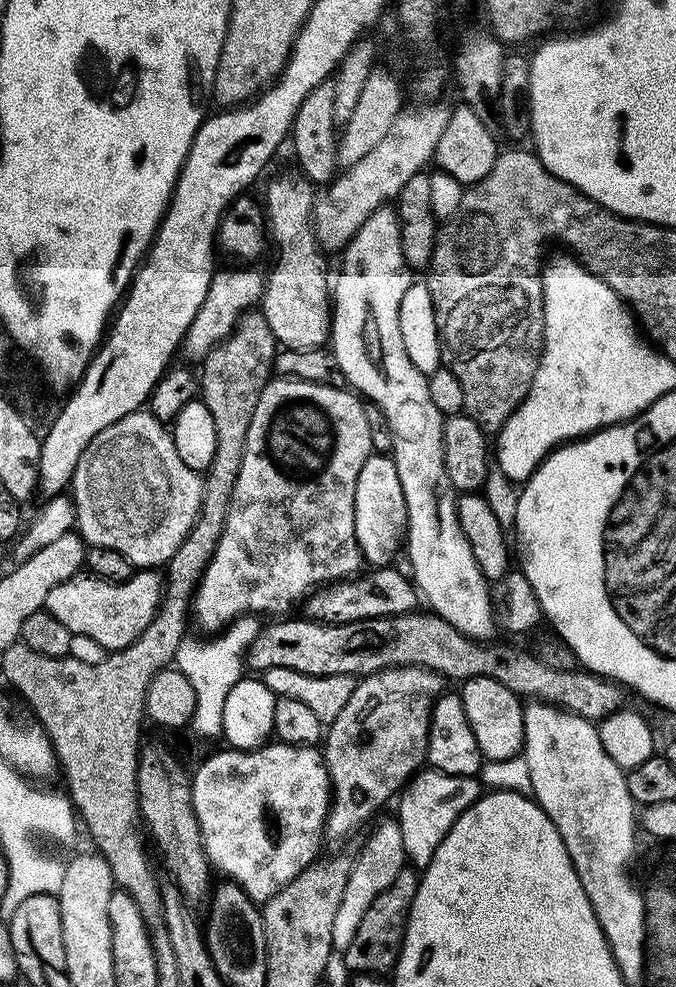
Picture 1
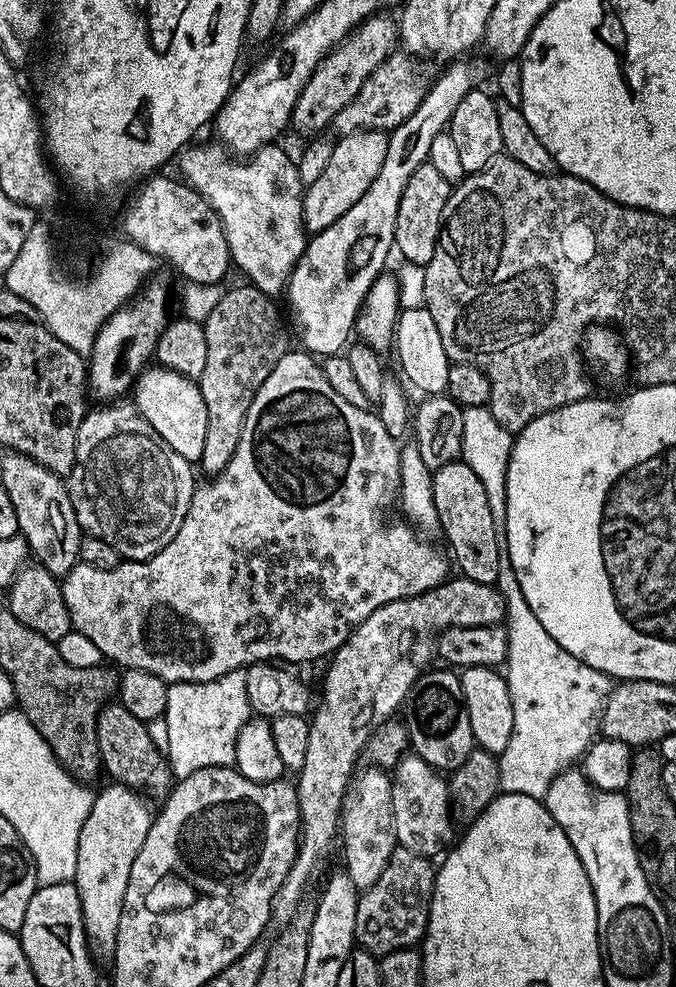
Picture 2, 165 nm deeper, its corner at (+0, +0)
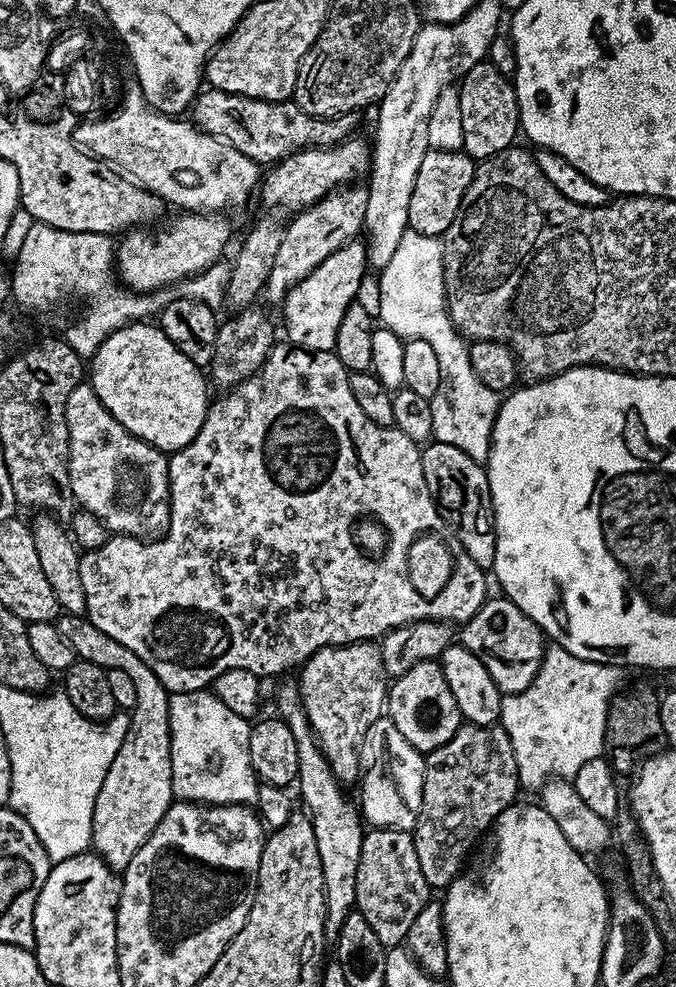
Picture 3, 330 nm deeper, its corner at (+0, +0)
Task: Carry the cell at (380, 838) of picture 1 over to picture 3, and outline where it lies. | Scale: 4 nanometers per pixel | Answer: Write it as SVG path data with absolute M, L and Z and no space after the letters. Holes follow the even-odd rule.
M372 642L359 644L336 644L323 652L315 652L299 669L300 698L303 700L304 713L312 728L317 744L332 765L332 772L341 785L355 785L362 776L362 751L366 734L372 723L383 717L388 690L389 677L384 670L384 659L379 647Z

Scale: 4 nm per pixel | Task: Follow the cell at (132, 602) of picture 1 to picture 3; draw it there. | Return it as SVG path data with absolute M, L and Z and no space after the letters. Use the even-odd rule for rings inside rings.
M289 342L273 344L272 353L268 355L263 366L249 380L243 380L235 388L225 391L221 395L224 396L221 400L213 399L208 405L208 413L202 422L202 430L198 430L196 437L186 447L179 448L168 456L168 527L163 535L159 538L144 539L139 536L112 534L109 535L106 546L89 548L81 555L81 580L86 596L86 619L94 626L98 626L98 630L102 630L102 634L110 634L110 638L114 638L114 642L122 642L122 646L126 646L126 650L134 650L134 654L138 654L138 658L142 658L142 662L146 662L146 666L150 666L150 670L154 670L158 682L162 682L162 686L169 694L198 692L207 689L212 681L218 678L218 674L226 674L226 670L234 670L235 668L249 668L258 677L272 676L276 678L280 676L279 672L284 672L287 668L292 667L295 669L307 662L315 652L323 652L333 648L336 644L372 642L391 632L394 628L402 628L406 624L414 624L418 620L429 618L447 621L452 618L448 616L457 616L457 621L463 622L470 619L481 608L484 601L489 599L488 580L484 577L487 576L485 569L480 568L478 562L474 562L474 558L470 558L470 554L466 554L466 550L462 550L462 542L458 542L458 538L454 538L454 534L446 526L446 522L441 518L440 511L436 508L436 502L432 499L430 490L426 486L426 474L422 474L421 445L406 438L406 434L402 434L402 430L398 430L395 426L383 428L370 422L370 418L366 418L366 414L362 414L353 392L350 391L348 374L349 369L344 367L334 351L314 352L310 349L296 347ZM419 536L432 536L432 601L428 601L420 593L420 588L416 585L415 578L412 577L412 547L415 546ZM360 548L368 548L368 556Z

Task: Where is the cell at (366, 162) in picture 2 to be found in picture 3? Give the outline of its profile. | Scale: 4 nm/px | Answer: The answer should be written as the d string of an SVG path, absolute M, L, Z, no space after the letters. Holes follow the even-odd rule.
M345 186L323 196L317 204L299 209L293 215L296 217L292 221L290 219L287 221L282 246L278 246L274 266L270 270L268 281L264 284L263 299L266 298L270 303L279 305L287 292L310 275L320 263L345 244L355 241L364 232L367 197L367 187Z

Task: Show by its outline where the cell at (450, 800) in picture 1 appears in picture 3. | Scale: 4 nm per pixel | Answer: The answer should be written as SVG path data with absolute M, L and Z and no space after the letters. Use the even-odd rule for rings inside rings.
M381 718L370 726L363 745L362 768L362 779L358 784L358 811L363 823L372 828L412 832L422 810L424 756L417 748L410 746L406 738L402 738L392 720Z

